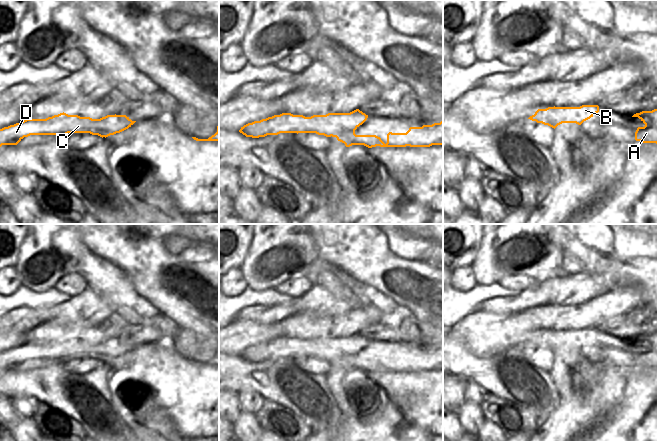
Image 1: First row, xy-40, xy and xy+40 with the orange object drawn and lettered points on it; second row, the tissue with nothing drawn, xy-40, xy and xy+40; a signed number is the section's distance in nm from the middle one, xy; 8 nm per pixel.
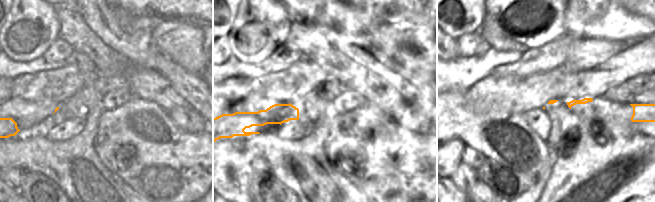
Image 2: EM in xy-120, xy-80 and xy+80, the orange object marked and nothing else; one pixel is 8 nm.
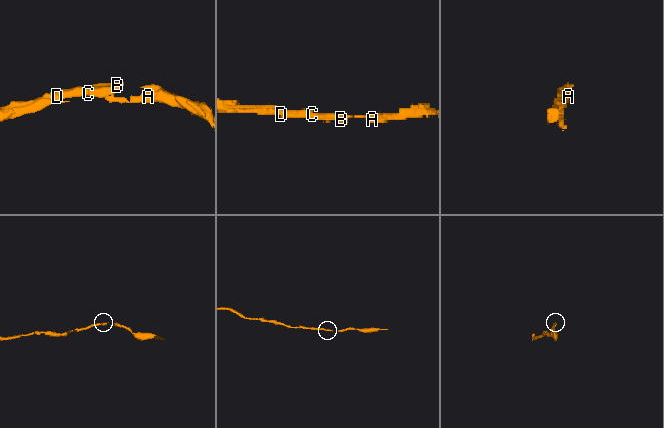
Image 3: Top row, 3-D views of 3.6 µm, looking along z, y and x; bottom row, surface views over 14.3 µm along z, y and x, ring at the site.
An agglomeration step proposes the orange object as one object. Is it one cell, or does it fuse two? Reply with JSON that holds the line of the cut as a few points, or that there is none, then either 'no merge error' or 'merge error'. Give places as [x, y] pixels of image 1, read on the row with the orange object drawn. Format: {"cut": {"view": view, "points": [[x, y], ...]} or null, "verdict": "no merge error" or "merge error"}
{"cut": null, "verdict": "no merge error"}

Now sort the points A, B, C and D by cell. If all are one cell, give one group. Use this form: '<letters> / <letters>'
A B C D

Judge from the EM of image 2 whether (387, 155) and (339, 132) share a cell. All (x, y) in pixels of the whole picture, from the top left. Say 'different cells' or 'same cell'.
same cell

